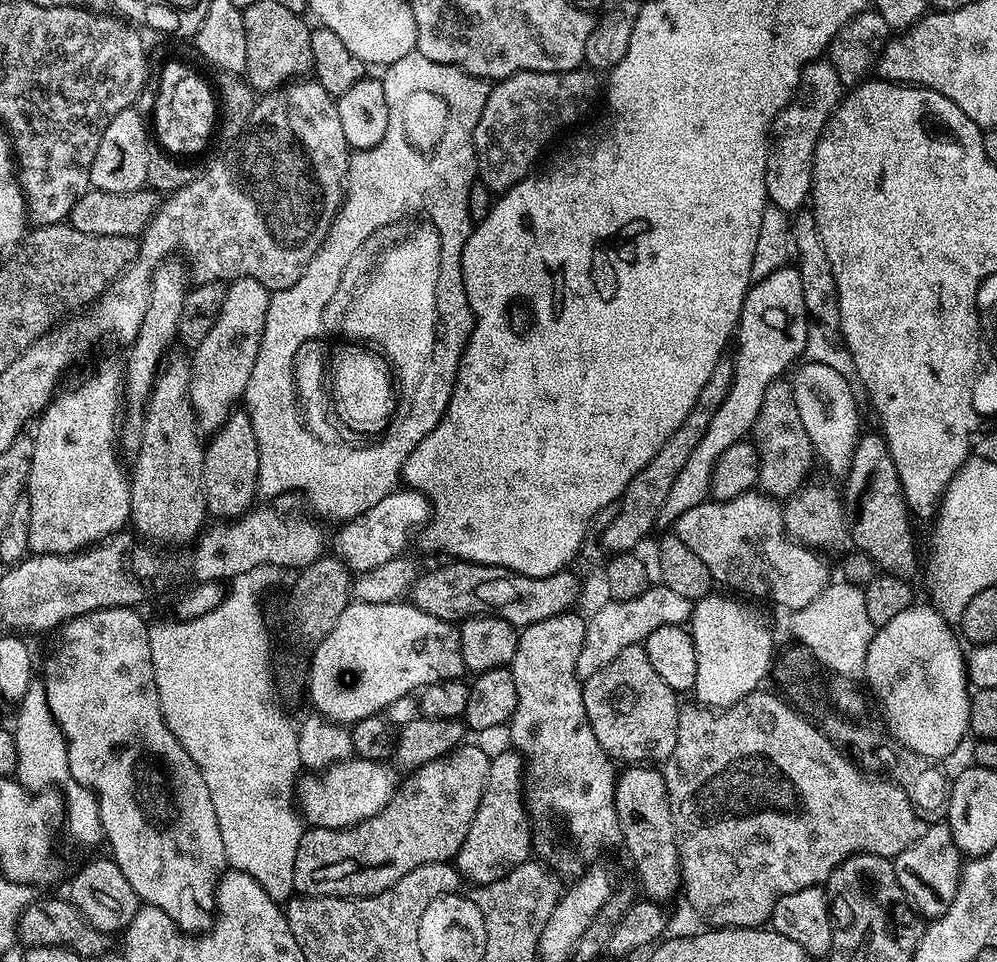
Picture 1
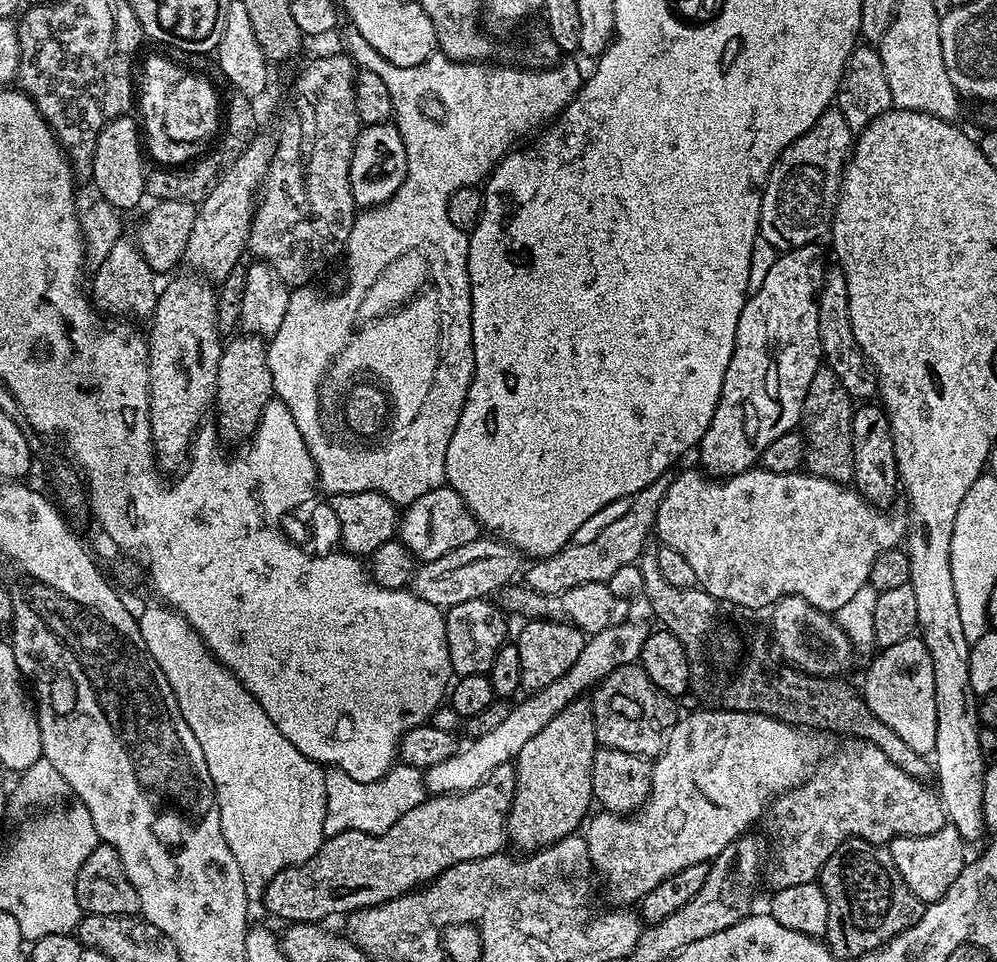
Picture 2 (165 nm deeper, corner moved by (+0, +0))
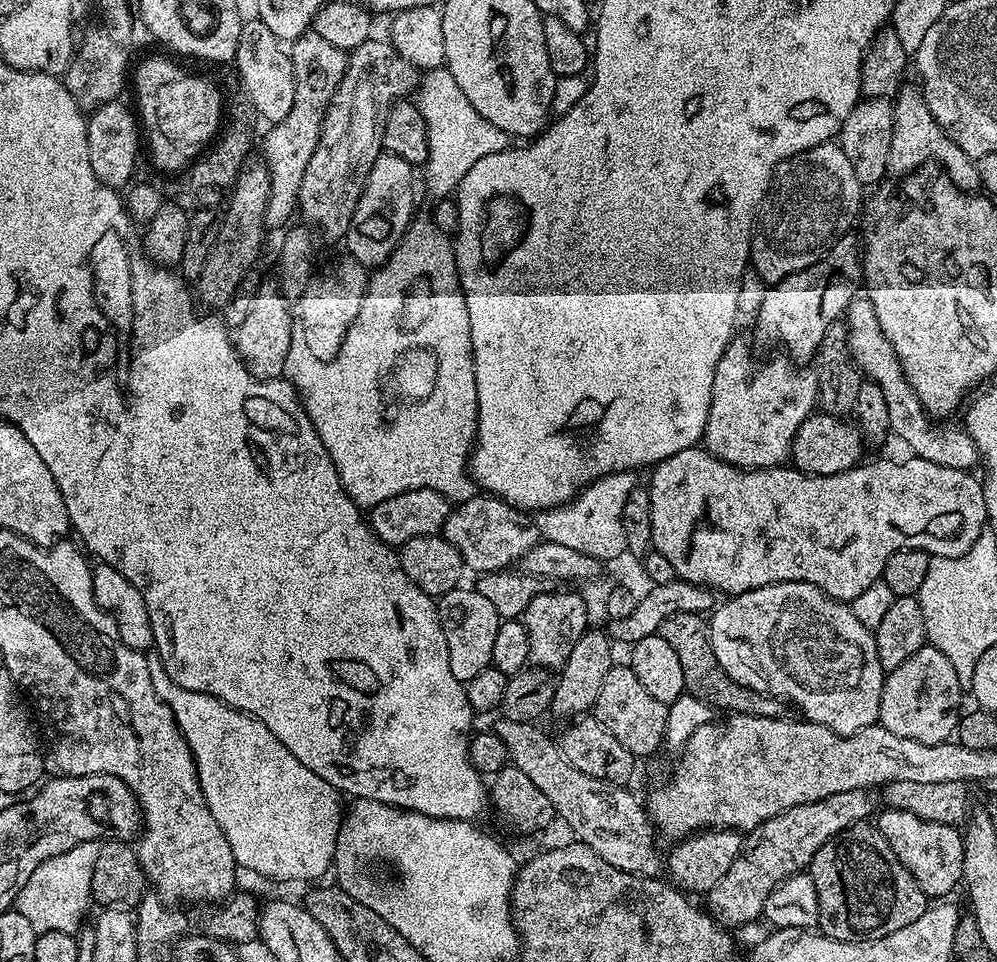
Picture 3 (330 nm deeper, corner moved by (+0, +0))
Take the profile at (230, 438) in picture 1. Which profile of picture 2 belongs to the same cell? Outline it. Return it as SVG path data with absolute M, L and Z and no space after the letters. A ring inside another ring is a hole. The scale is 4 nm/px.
M236 334L229 340L232 341L229 344L227 341L220 349L214 412L220 415L219 435L225 441L244 442L255 434L264 407L274 396L268 365L268 344L261 337L251 334Z

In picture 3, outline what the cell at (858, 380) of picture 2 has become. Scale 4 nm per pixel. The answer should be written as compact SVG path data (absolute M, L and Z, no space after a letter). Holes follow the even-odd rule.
M857 298L847 306L846 323L848 325L848 348L852 352L852 363L860 369L861 373L871 383L876 384L882 394L886 397L886 411L890 413L890 432L893 437L897 436L902 443L909 449L907 450L913 456L920 456L926 462L934 462L938 466L950 466L951 468L963 468L965 470L975 469L975 464L981 463L980 451L976 448L976 443L967 430L963 427L948 424L952 422L937 422L933 417L929 416L928 411L924 409L923 402L918 398L918 394L910 386L910 382L906 378L906 374L902 368L902 362L894 346L892 340L882 330L882 326L878 322L878 314L874 312L874 306L866 298Z

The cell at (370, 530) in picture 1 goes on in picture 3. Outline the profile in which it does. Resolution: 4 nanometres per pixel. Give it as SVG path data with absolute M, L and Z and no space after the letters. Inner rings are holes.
M477 494L459 501L449 511L442 535L460 552L465 569L475 574L507 569L541 541L541 534L529 513L491 494Z

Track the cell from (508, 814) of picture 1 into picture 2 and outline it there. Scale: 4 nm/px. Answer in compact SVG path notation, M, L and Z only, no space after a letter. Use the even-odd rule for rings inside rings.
M588 698L570 702L526 742L514 759L516 793L512 799L512 811L508 813L511 843L524 848L520 850L547 848L573 835L585 823L589 815L588 807L594 804L592 767L597 747L596 719L591 699Z

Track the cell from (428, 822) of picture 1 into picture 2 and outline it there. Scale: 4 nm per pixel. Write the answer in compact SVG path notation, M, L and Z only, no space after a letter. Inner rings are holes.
M509 762L498 766L481 781L476 788L455 795L433 795L414 810L408 810L393 822L386 831L379 834L350 830L336 836L328 836L324 845L306 862L297 868L287 868L266 886L262 897L265 904L284 922L324 922L327 916L343 917L360 908L374 904L385 904L396 896L403 896L429 882L450 866L467 860L495 856L509 839L508 813L512 811L512 799L516 793L516 765Z

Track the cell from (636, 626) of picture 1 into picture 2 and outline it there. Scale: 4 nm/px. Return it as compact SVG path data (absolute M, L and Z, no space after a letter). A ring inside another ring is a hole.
M634 620L624 621L612 628L593 633L584 643L578 659L566 670L566 674L539 692L526 696L526 700L514 704L501 725L487 734L475 737L465 749L459 749L446 762L438 763L427 769L425 785L431 795L455 795L457 792L468 792L487 779L489 773L498 766L513 761L522 748L538 731L542 730L551 718L554 718L570 704L583 697L622 665L635 663L641 654L648 630Z

